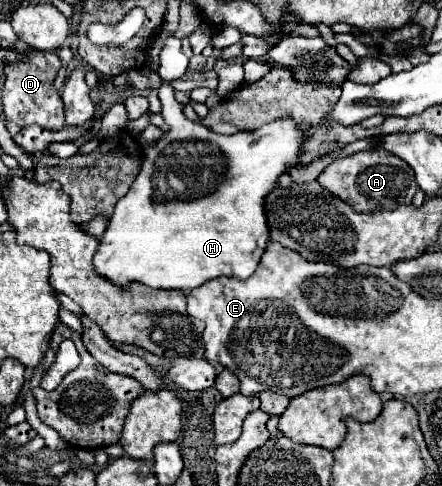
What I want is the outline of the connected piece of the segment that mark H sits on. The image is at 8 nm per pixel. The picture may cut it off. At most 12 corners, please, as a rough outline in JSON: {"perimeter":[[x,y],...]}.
{"perimeter":[[162,29],[170,131],[116,203],[94,271],[190,291],[246,279],[264,197],[298,163],[286,117],[218,135],[168,81],[190,59]]}

